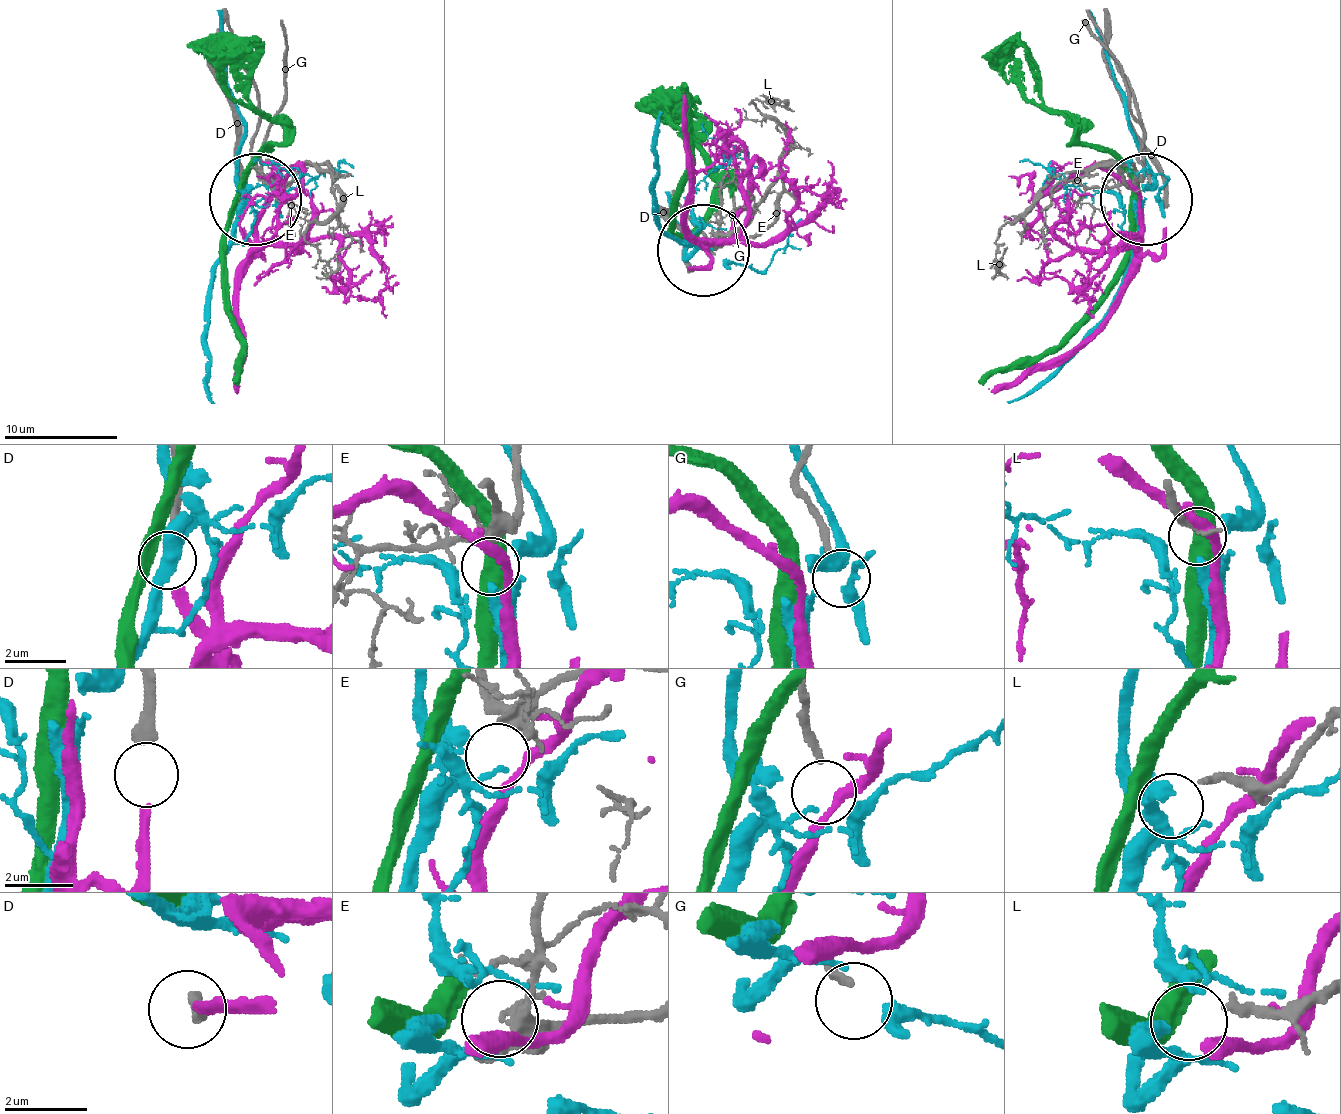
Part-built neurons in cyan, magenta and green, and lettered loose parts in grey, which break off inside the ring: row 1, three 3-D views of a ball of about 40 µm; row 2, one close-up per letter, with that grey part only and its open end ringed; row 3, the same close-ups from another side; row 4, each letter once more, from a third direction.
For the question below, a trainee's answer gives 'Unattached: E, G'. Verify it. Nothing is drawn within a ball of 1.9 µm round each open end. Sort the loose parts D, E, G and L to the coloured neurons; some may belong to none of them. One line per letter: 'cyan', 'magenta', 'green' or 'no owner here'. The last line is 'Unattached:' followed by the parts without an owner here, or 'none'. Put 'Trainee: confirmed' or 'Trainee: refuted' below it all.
D: magenta
E: no owner here
G: no owner here
L: cyan
Unattached: E, G
Trainee: confirmed

